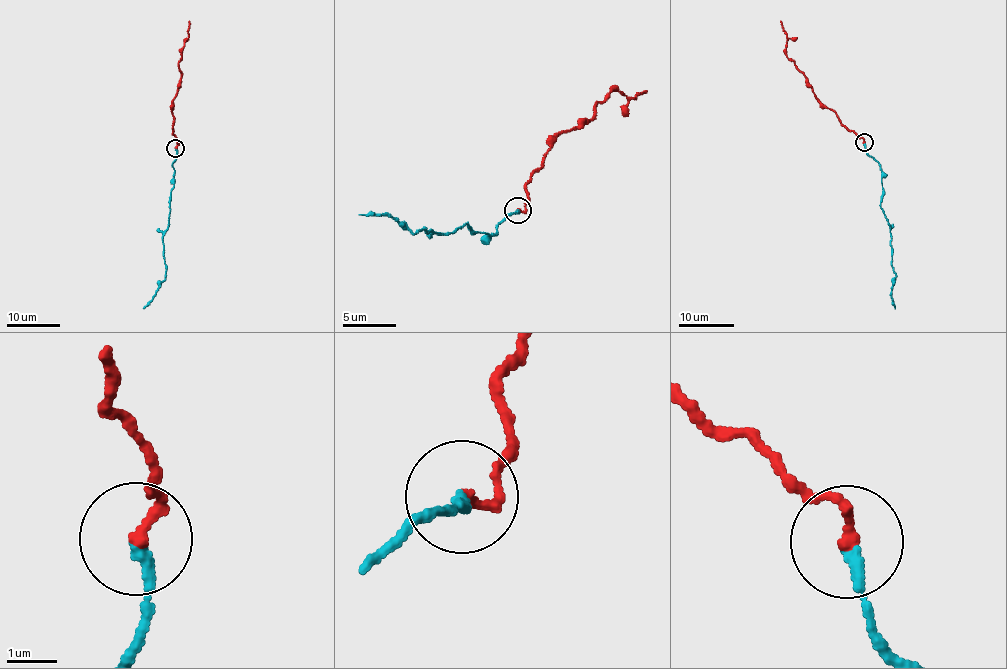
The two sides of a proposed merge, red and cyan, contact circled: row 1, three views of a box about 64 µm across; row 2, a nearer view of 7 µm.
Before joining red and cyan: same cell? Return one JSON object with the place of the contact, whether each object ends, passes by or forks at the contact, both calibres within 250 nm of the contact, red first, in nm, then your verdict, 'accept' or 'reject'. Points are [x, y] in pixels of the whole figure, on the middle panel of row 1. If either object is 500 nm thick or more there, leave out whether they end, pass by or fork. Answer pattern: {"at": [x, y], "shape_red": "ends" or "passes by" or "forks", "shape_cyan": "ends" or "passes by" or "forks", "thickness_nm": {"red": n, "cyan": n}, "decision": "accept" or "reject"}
{"at": [518, 210], "shape_red": "ends", "shape_cyan": "ends", "thickness_nm": {"red": 240, "cyan": 200}, "decision": "accept"}

